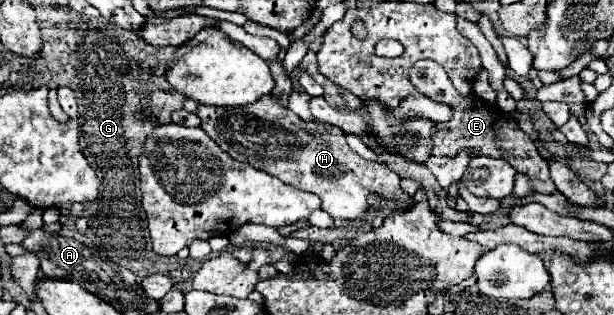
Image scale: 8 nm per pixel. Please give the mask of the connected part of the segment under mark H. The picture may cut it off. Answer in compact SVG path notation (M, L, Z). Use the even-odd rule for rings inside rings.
M263 96L255 104L245 108L213 108L201 104L197 108L197 116L201 118L201 128L235 160L247 162L253 168L259 168L271 176L277 176L289 186L295 186L305 192L313 192L321 198L321 208L331 214L335 220L355 220L355 218L369 218L379 214L381 204L389 204L393 210L405 210L413 204L411 196L401 188L401 178L387 166L359 158L345 140L345 132L333 124L317 124L305 122L299 116L293 116L291 110L281 108L275 104L273 96ZM369 196L381 196L381 202L369 206Z

